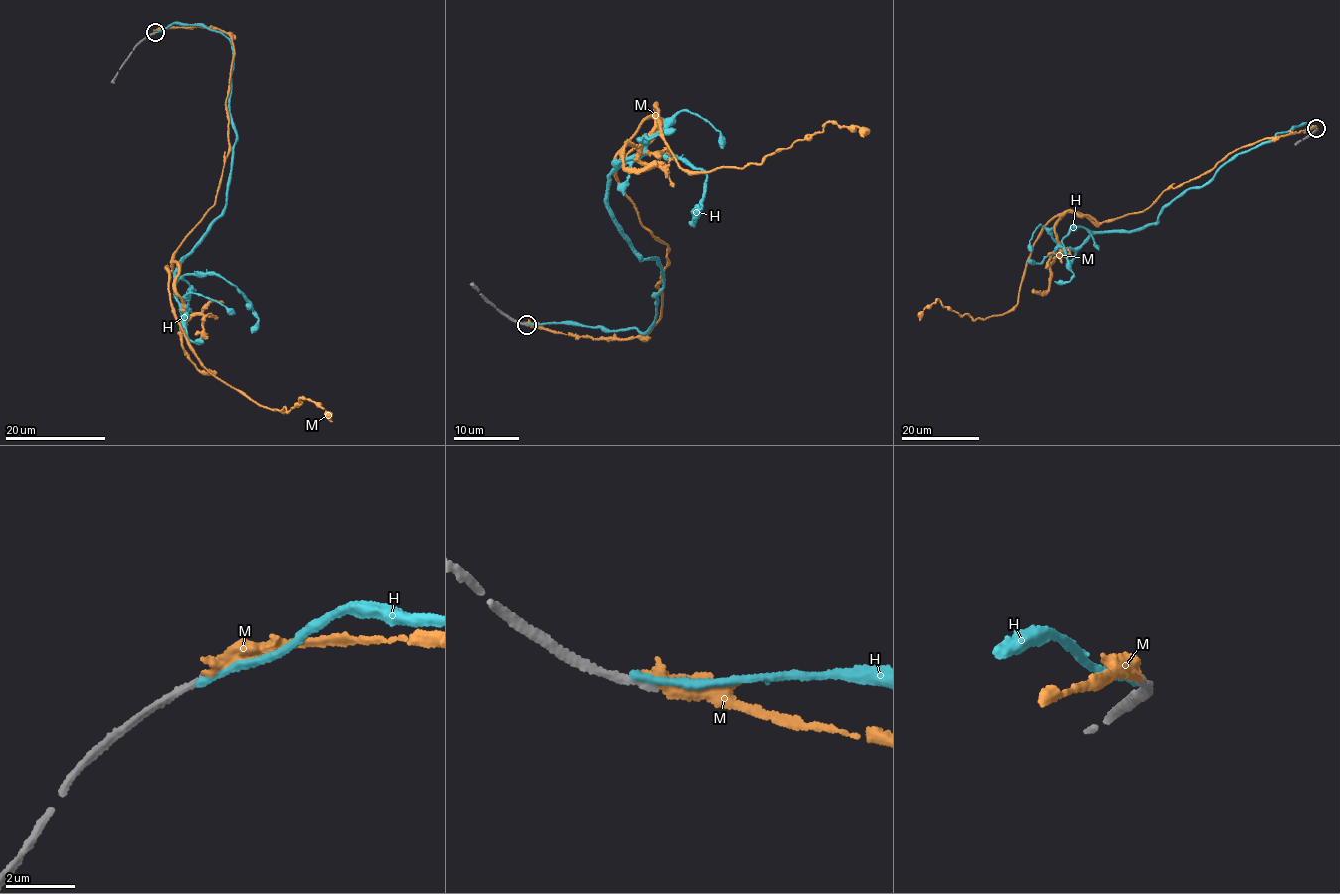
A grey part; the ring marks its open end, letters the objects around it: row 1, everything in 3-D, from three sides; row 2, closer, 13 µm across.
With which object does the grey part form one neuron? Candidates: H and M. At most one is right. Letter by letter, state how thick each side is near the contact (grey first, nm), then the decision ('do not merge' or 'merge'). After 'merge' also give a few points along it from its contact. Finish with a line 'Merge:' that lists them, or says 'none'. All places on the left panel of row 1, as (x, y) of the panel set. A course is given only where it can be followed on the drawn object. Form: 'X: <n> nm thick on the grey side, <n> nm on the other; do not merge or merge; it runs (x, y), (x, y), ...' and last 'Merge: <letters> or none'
H: 240 nm thick on the grey side, 200 nm on the other; do not merge
M: 200 nm thick on the grey side, 380 nm on the other; merge; it runs (155, 33), (221, 30), (233, 48), (227, 157), (166, 267), (172, 311), (247, 397), (333, 422)
Merge: M

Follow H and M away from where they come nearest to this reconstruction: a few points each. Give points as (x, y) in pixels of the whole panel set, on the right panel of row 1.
H: (1316, 128), (1294, 127), (1242, 151), (1152, 223), (1122, 232), (1071, 229), (1063, 238), (1073, 275), (1054, 281)
M: (1316, 128), (1237, 148), (1143, 211), (1098, 224), (1062, 213), (1008, 311), (974, 320), (938, 300), (919, 321)

